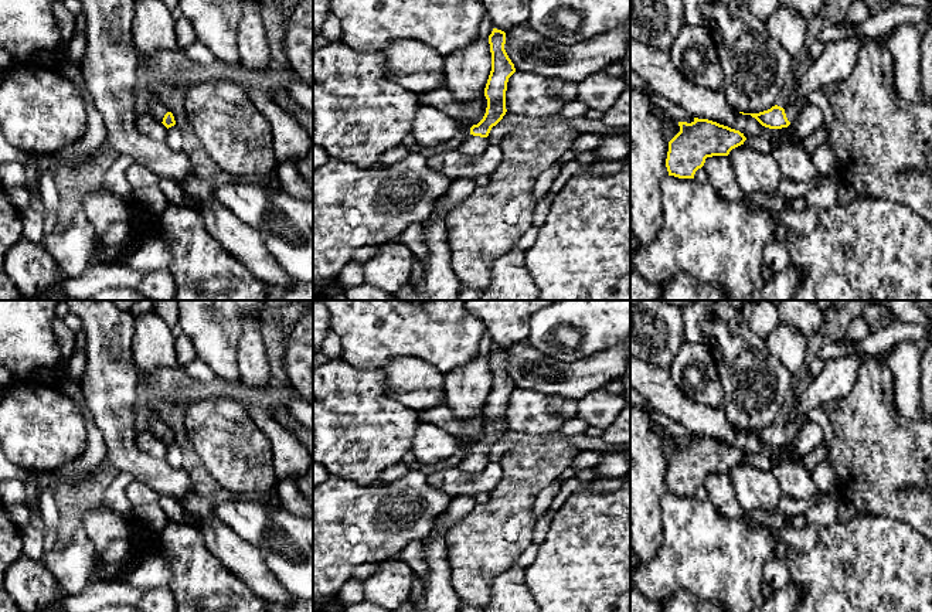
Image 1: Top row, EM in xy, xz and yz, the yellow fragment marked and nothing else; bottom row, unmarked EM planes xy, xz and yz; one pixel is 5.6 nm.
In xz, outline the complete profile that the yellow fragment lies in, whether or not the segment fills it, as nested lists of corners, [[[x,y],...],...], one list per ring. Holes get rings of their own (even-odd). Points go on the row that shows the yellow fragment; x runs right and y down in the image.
[[[493,28],[489,35],[491,52],[491,71],[484,88],[487,108],[483,119],[470,128],[470,135],[460,143],[458,153],[466,159],[480,157],[490,144],[487,136],[506,115],[506,91],[508,78],[516,72],[514,64],[508,58],[504,44],[506,33]]]

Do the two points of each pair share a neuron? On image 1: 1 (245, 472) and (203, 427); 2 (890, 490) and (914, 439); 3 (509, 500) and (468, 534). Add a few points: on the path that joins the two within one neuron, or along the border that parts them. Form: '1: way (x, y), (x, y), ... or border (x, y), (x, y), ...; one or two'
1: way (237, 461), (214, 438); one
2: way (890, 478), (890, 466), (904, 452); one
3: way (499, 510), (478, 531); one

